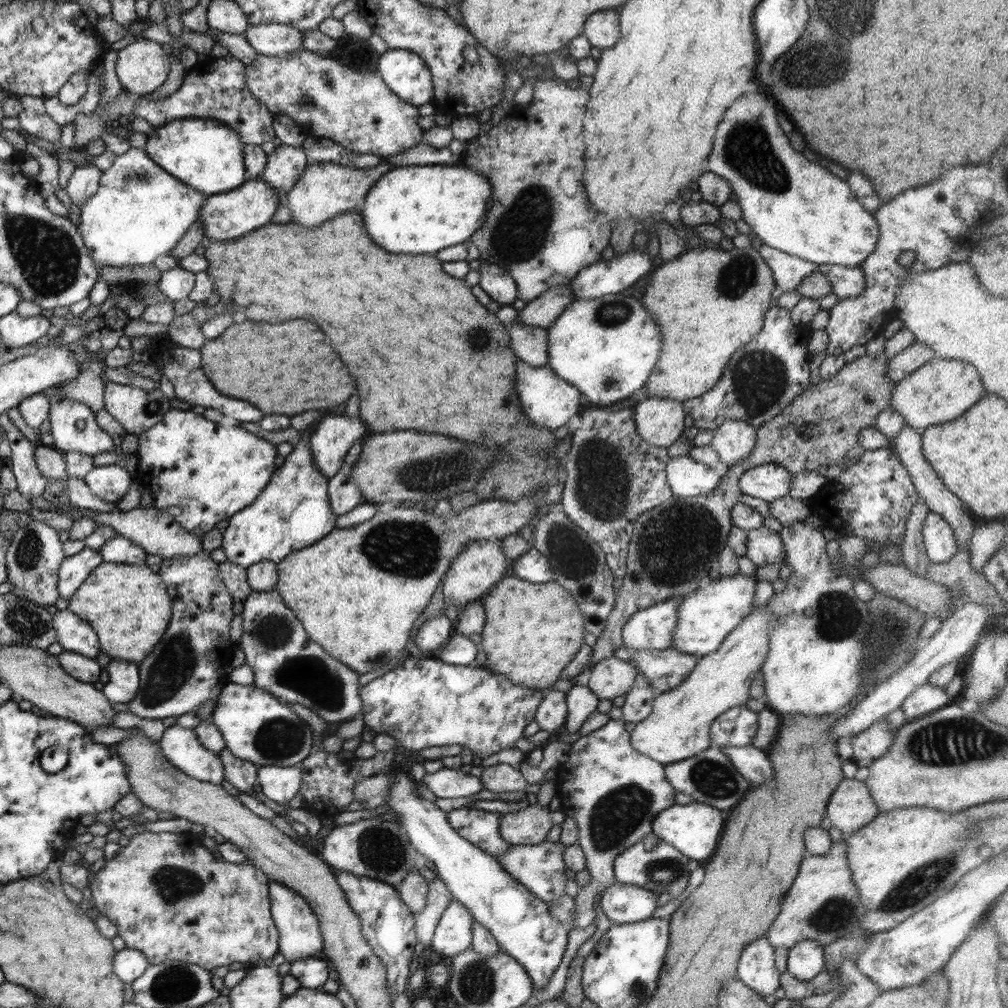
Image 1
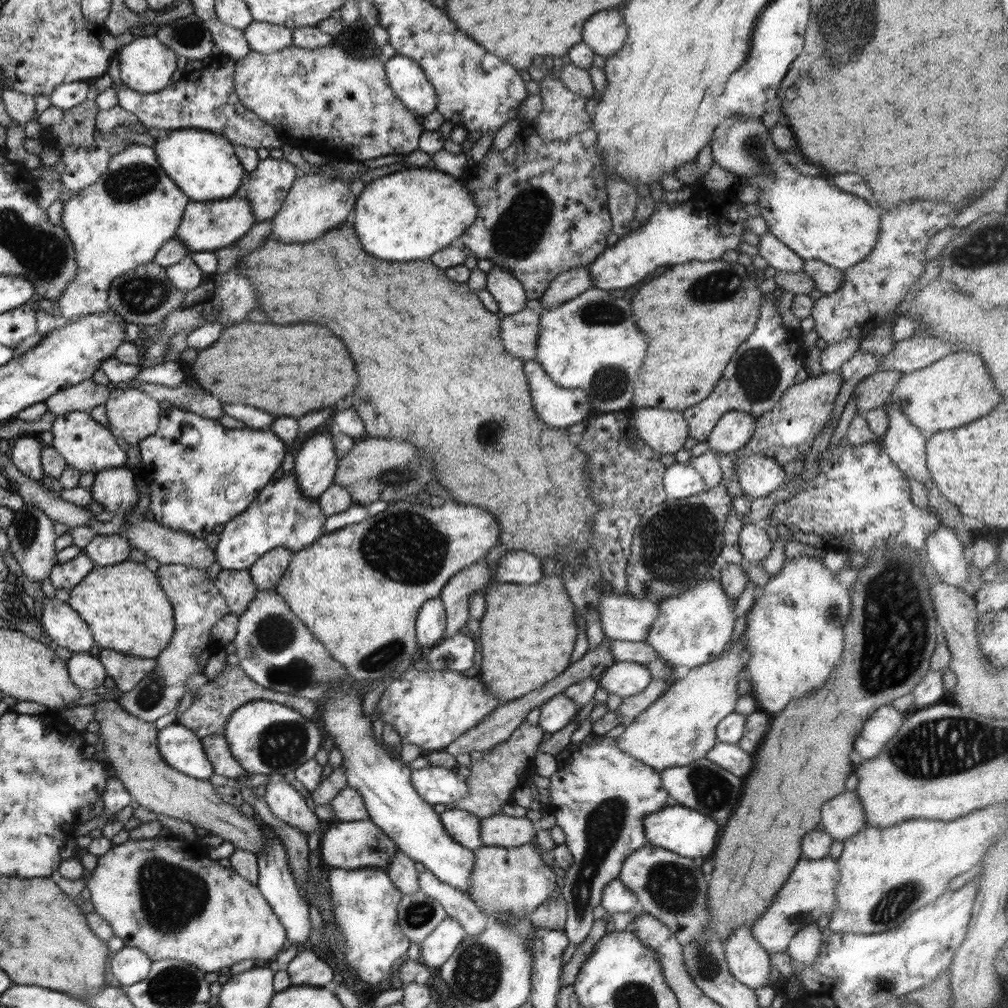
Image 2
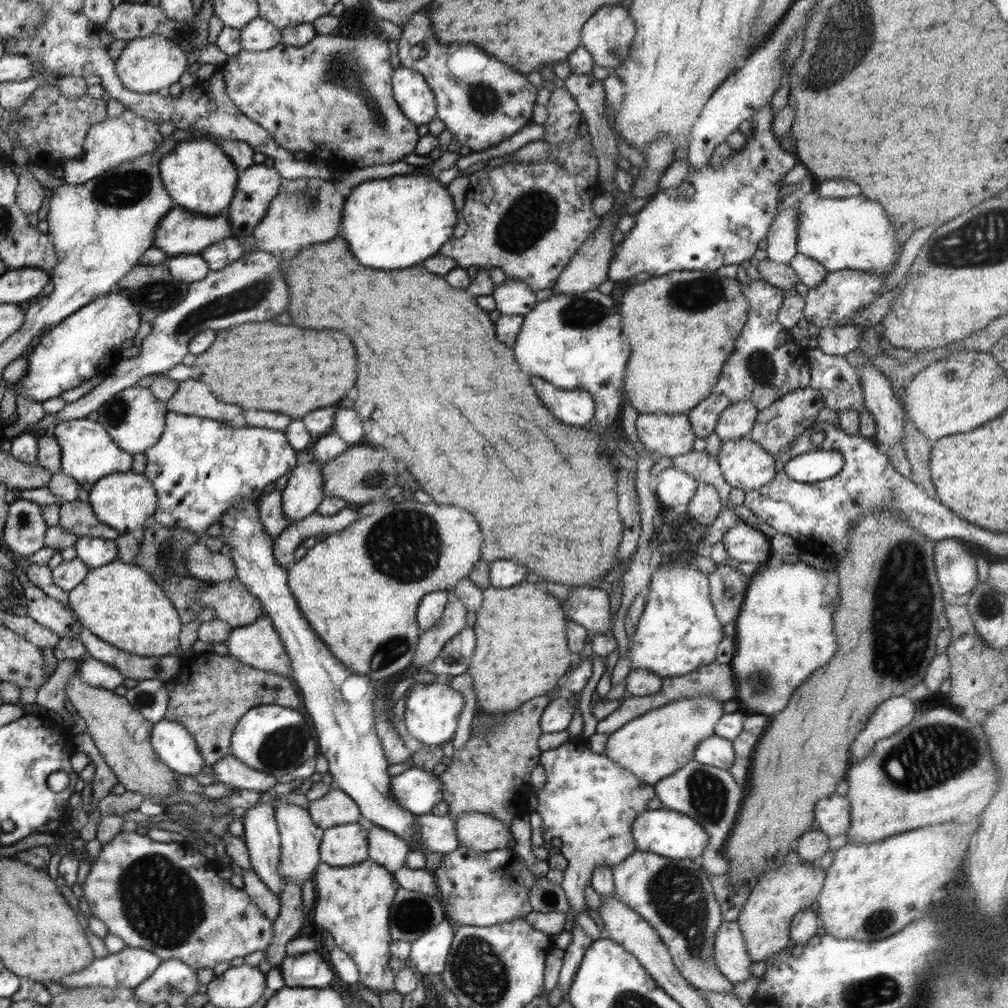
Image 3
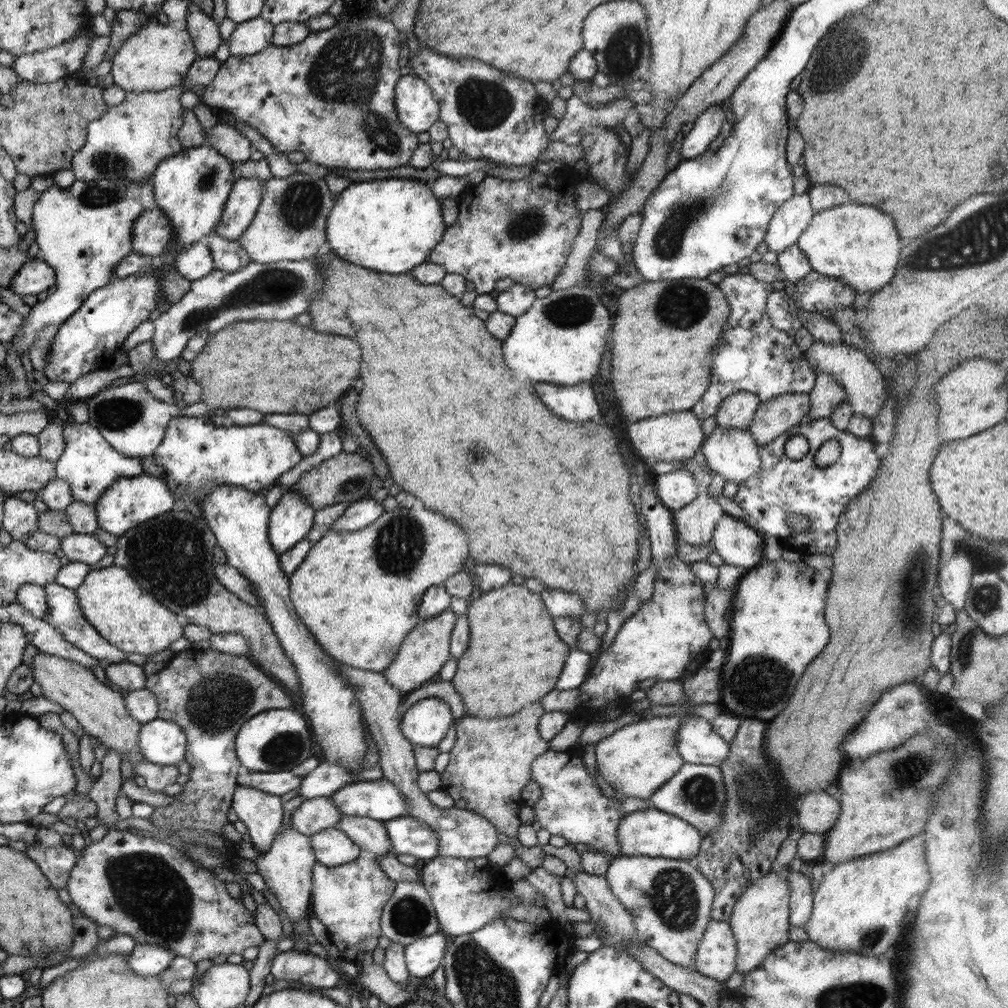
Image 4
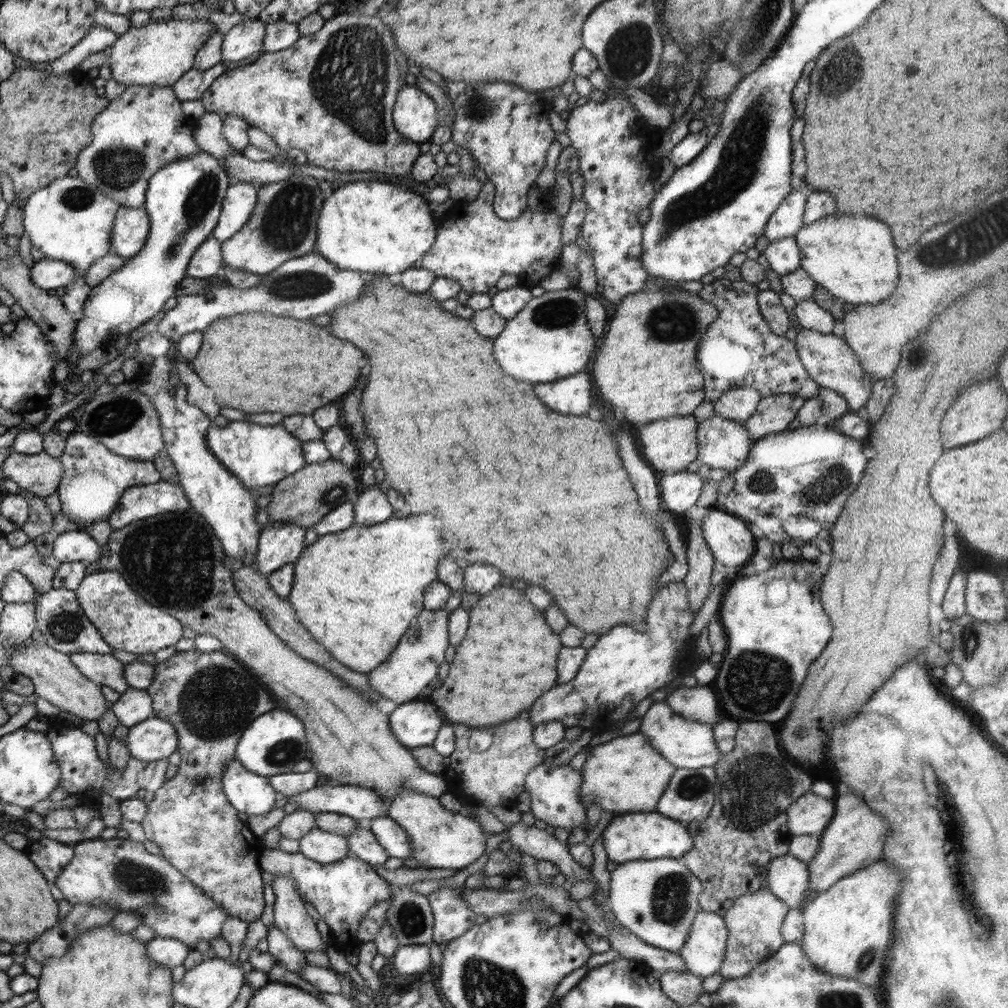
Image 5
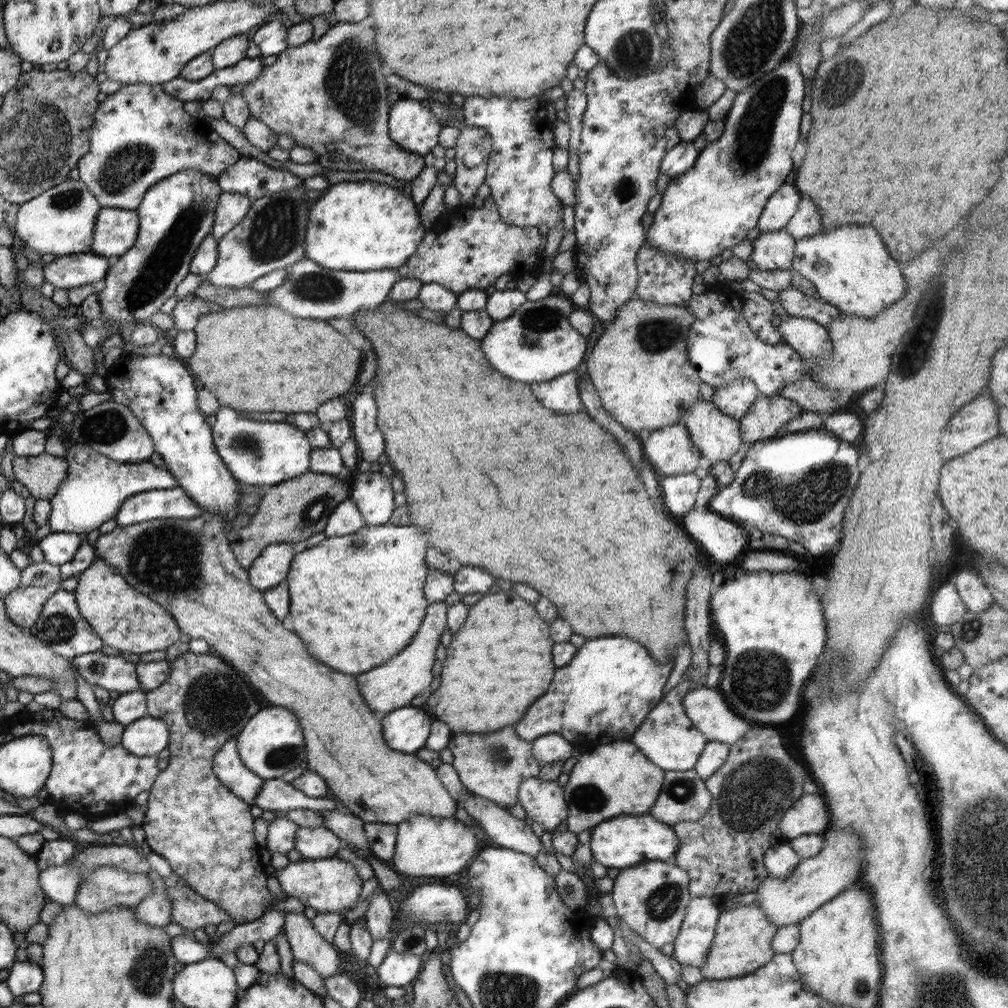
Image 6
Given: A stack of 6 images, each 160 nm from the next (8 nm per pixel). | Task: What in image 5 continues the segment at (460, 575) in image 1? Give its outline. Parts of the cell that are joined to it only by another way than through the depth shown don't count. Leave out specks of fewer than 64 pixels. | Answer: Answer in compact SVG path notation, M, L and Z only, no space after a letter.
M445 608L422 609L398 641L392 654L380 666L367 673L367 682L370 682L382 698L393 701L396 706L414 701L420 696L420 692L437 678L438 668L445 660L446 648L450 646L449 613L450 611Z

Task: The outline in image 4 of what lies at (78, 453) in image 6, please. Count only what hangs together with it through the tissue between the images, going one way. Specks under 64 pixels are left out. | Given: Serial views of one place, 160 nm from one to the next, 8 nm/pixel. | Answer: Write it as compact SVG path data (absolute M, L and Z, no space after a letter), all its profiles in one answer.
M73 420L63 426L65 439L64 453L55 463L55 474L61 480L70 484L76 501L94 505L101 498L101 494L116 484L122 478L136 478L144 476L142 461L138 457L126 457L117 452L102 436L98 428L88 423L76 424Z

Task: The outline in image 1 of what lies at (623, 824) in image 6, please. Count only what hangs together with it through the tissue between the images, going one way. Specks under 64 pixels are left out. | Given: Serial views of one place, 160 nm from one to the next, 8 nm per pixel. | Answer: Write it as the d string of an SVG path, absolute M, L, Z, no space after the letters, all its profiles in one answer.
M698 801L687 805L674 803L656 815L651 827L662 840L677 848L690 860L706 861L715 853L730 811L731 809L720 810Z

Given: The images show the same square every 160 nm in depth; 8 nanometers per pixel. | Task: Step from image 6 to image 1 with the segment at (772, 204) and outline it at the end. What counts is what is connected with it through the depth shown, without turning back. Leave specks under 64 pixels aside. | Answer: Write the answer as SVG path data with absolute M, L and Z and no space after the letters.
M752 236L752 240L762 258L764 258L768 266L772 269L773 279L775 280L775 289L772 291L774 298L782 296L786 292L792 292L792 290L796 291L804 278L819 268L819 264L802 260L799 256L772 248L762 243L755 236Z

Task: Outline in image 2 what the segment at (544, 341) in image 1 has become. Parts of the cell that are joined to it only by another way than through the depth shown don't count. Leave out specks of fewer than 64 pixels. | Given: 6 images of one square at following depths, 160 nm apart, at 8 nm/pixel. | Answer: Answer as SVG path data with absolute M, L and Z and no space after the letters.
M527 307L513 315L504 315L499 324L504 348L523 361L535 360L539 318L540 314Z

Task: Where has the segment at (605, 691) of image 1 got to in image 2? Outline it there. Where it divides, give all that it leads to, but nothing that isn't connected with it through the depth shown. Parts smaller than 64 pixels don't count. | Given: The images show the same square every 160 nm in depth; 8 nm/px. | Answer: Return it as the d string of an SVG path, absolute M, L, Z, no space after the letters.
M616 661L604 672L599 686L606 688L608 694L618 694L621 697L631 697L652 682L650 671L637 662Z

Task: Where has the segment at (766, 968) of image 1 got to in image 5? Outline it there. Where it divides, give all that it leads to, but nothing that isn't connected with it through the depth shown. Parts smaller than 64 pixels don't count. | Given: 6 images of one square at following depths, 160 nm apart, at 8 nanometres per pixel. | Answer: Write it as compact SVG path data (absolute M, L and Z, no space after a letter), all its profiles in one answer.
M698 911L680 956L688 972L701 979L721 971L728 932L723 916Z

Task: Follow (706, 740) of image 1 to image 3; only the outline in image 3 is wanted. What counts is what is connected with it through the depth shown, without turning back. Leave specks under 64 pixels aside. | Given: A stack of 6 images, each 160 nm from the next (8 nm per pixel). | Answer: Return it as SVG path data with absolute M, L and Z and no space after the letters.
M702 695L699 697L686 697L670 701L668 704L655 708L634 720L628 721L622 728L610 732L606 742L605 753L614 759L621 767L634 773L646 784L654 786L659 780L674 774L679 768L686 766L693 758L696 747L706 738L715 735L716 724L724 714L724 702Z

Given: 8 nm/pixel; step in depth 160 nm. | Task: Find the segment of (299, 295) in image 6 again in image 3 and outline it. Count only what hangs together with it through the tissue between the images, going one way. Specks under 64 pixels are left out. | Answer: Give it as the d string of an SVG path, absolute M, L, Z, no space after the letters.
M256 250L250 253L244 253L236 262L226 265L220 270L210 270L206 278L197 282L189 283L187 286L186 296L172 310L166 310L151 320L152 331L147 335L140 344L138 354L134 358L128 360L122 359L116 367L112 368L109 374L102 377L100 384L90 390L85 396L72 404L65 404L65 408L58 414L44 416L40 422L31 425L26 432L32 432L37 435L45 432L50 424L60 423L66 420L80 420L87 418L91 412L98 412L102 405L106 404L111 396L117 394L121 390L126 390L136 386L138 381L145 376L156 375L164 371L182 364L182 359L189 352L189 342L193 340L199 332L203 330L222 330L222 328L230 328L234 324L244 324L244 322L266 322L272 320L274 314L284 312L286 304L288 304L288 296L286 296L286 282L279 265L280 258L271 255L263 250Z

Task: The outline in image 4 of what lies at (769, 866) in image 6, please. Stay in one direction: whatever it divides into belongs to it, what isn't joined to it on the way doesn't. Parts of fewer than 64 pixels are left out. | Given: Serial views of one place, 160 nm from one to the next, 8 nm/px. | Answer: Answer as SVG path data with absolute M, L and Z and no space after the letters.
M786 870L786 884L790 890L789 925L804 929L810 921L813 910L813 892L810 880L798 871Z

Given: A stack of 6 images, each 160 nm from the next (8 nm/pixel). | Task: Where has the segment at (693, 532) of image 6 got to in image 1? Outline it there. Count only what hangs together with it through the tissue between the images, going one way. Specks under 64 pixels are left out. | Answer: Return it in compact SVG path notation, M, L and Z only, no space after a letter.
M765 526L746 532L747 553L745 554L754 564L785 563L785 549L778 532Z

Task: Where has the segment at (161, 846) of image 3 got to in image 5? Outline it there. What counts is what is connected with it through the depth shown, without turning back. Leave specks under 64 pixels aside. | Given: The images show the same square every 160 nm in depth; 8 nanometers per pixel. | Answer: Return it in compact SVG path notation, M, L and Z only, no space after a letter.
M115 837L110 840L94 838L82 840L74 845L74 856L66 865L56 880L56 887L62 892L64 900L74 904L110 904L110 907L118 907L118 911L138 913L142 917L141 925L147 925L156 937L174 938L188 945L192 951L202 940L212 940L221 936L222 925L231 918L222 906L214 902L210 896L206 896L198 885L188 880L188 877L180 872L164 855L154 855L144 848L141 842L135 842L129 838Z

